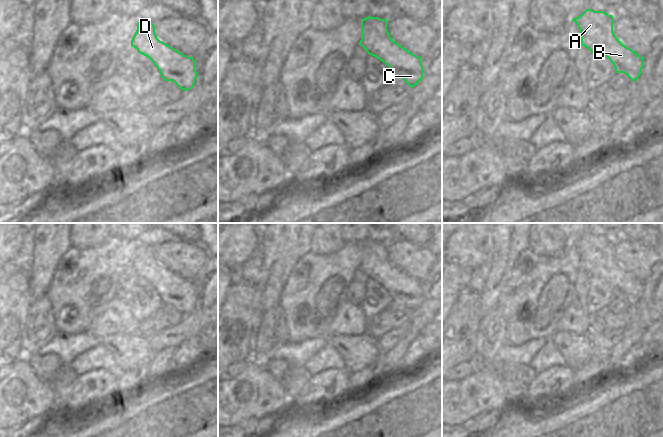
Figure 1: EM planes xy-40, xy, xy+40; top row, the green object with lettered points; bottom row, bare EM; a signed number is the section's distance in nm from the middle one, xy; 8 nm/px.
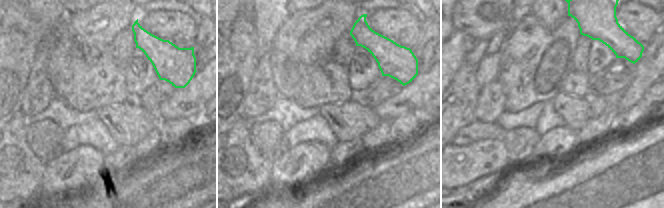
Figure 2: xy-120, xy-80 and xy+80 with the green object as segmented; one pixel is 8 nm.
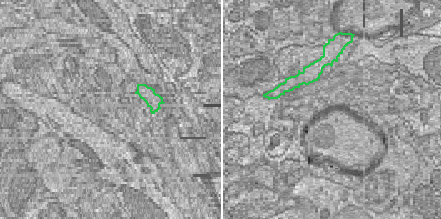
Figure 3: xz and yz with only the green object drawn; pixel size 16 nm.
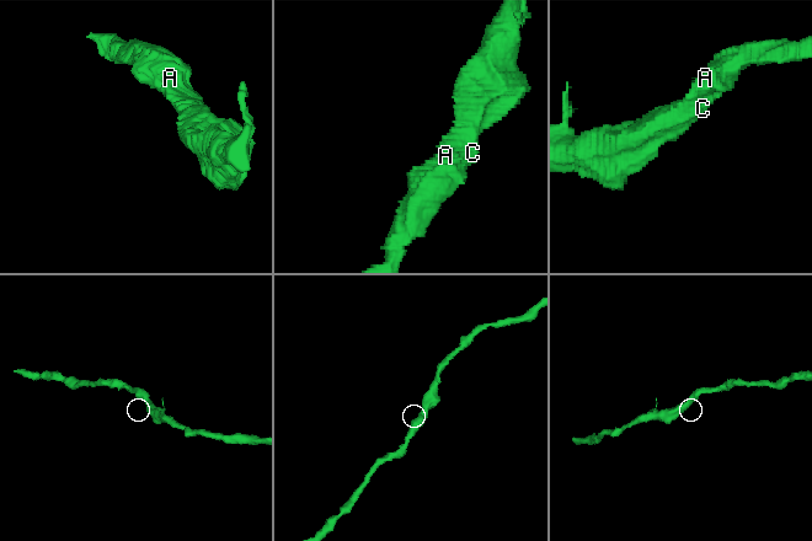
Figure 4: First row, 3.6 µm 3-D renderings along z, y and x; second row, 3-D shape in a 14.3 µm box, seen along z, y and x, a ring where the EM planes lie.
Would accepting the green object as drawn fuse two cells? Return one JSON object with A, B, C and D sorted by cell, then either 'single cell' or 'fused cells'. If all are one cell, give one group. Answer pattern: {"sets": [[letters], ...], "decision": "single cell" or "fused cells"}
{"sets": [["A", "B", "C", "D"]], "decision": "single cell"}

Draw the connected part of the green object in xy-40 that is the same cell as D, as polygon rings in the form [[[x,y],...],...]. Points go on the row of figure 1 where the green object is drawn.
[[[138,22],[131,46],[153,62],[163,81],[172,81],[184,91],[194,87],[197,78],[194,58],[188,57],[160,41],[155,34],[153,23]]]

